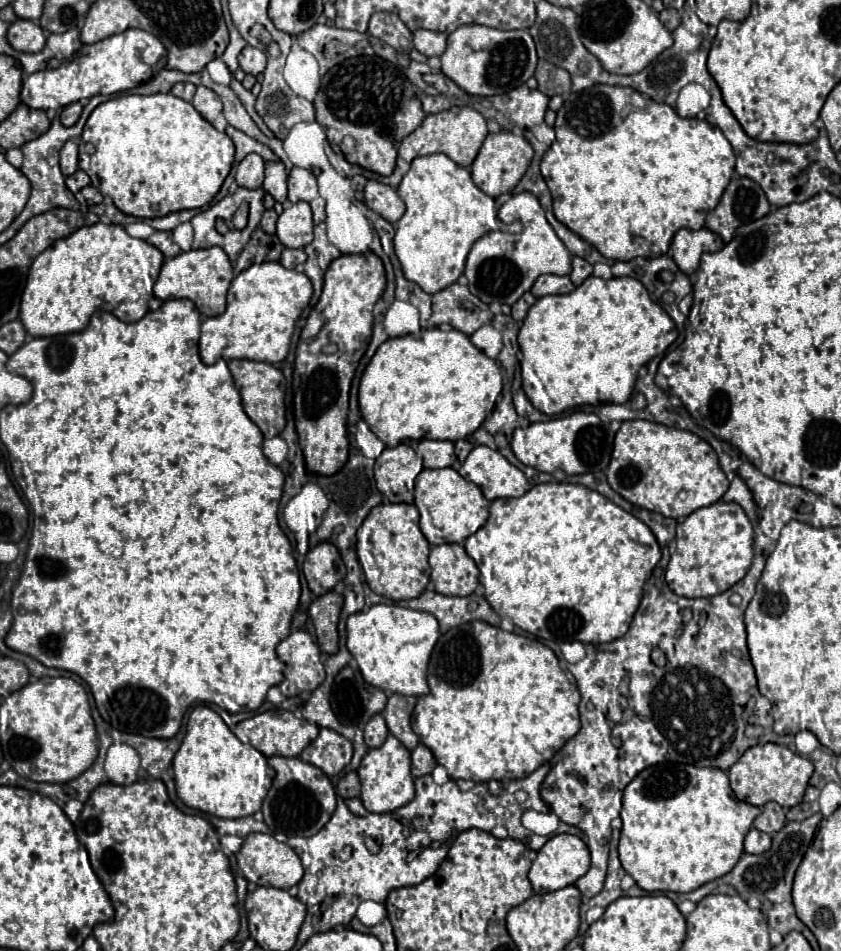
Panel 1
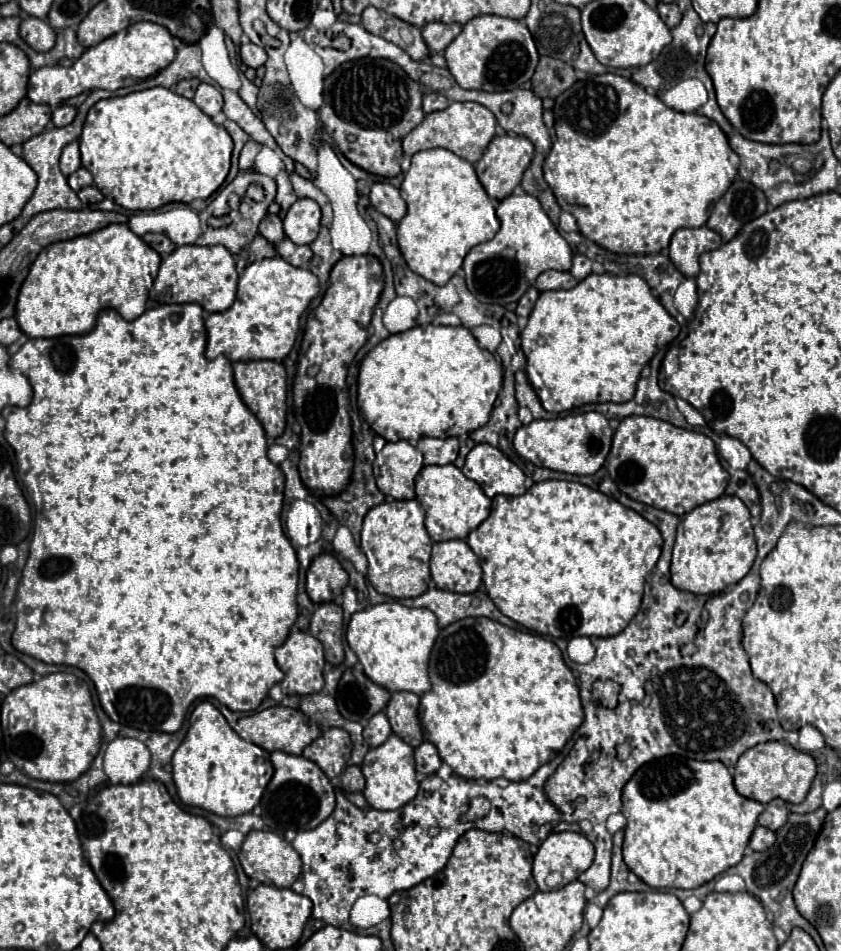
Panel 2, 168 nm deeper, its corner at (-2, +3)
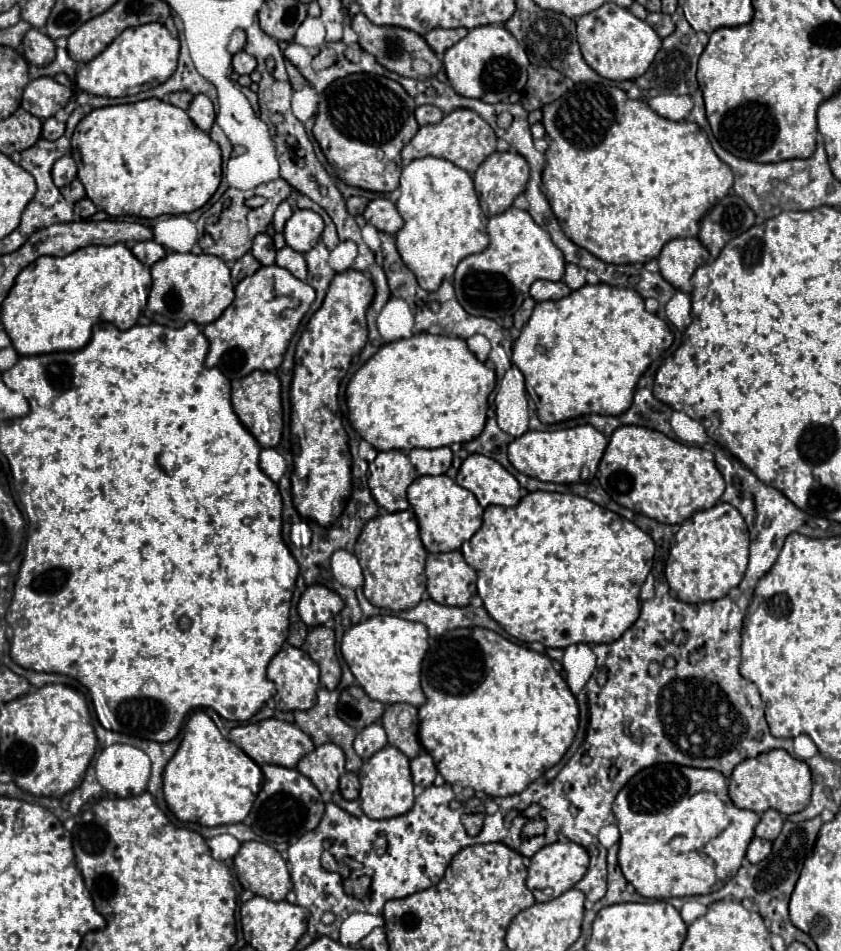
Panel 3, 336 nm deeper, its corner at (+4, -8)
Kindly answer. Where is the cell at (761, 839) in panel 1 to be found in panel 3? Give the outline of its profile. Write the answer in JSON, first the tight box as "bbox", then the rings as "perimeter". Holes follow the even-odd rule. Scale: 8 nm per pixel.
{"bbox":[747,837,771,863],"perimeter":[[[753,837],[753,841],[749,843],[749,849],[747,849],[747,859],[749,859],[751,863],[759,863],[759,861],[763,861],[769,853],[771,853],[771,841]]]}

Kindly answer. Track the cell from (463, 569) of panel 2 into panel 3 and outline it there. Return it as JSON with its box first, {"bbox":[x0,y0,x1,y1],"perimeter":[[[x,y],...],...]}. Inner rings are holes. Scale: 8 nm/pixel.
{"bbox":[427,551,477,607],"perimeter":[[[461,551],[427,557],[427,589],[433,601],[465,607],[477,595],[475,581],[477,573],[465,563]]]}

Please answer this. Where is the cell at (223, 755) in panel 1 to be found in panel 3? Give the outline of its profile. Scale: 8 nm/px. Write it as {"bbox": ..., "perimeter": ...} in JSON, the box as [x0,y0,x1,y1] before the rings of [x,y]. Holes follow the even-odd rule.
{"bbox":[163,711,261,827],"perimeter":[[[195,711],[185,723],[183,741],[163,773],[163,793],[173,815],[179,821],[193,821],[207,827],[241,823],[249,815],[261,783],[261,767],[227,741],[203,711]]]}

